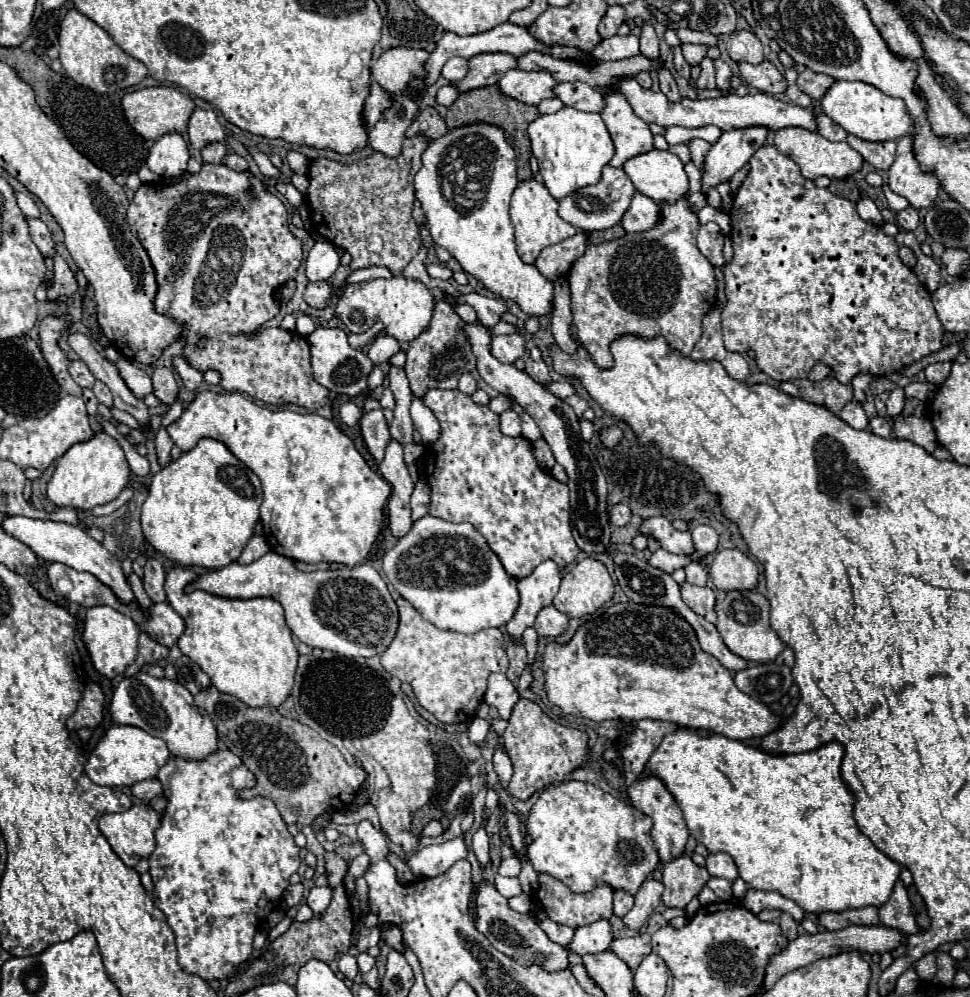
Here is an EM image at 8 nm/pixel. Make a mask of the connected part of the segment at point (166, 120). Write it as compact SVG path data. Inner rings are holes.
M145 87L145 89L137 89L133 93L125 93L121 99L125 117L129 121L129 125L143 137L143 139L157 139L159 135L165 133L185 133L187 131L187 121L195 109L195 103L189 95L181 93L175 87Z

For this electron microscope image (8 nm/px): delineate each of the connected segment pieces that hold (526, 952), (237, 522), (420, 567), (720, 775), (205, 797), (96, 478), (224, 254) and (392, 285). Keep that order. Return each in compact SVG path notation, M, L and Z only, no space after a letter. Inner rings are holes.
M481 883L477 891L477 929L491 941L495 949L499 949L503 955L515 959L523 967L541 965L545 971L563 971L569 969L567 949L559 943L553 943L543 929L529 917L513 911L507 905L507 899L499 895L493 883Z
M201 439L191 451L151 477L149 497L141 509L143 535L173 563L221 569L237 561L253 537L261 501L259 477L225 443Z
M425 515L415 521L411 531L403 535L397 545L385 553L383 571L395 591L407 599L423 619L445 631L477 633L487 627L507 625L515 607L519 607L517 581L507 575L499 557L487 545L487 539L471 523L449 523L445 519Z
M681 727L673 733L667 733L661 741L661 745L657 747L657 751L651 755L651 759L645 765L645 771L641 777L653 775L657 779L661 779L667 787L667 791L673 795L673 799L677 801L677 805L683 811L685 823L689 833L707 847L709 853L729 853L733 857L733 861L737 863L739 869L739 877L753 889L763 889L763 891L779 891L783 897L793 899L803 911L807 913L819 913L819 911L845 911L845 909L855 909L855 907L867 907L867 905L883 905L887 901L887 895L891 895L891 887L895 885L895 879L899 879L901 873L901 865L895 863L893 859L889 859L883 851L879 851L871 839L867 835L863 835L853 819L853 805L855 805L855 797L853 793L847 789L847 785L841 779L841 759L843 759L843 745L833 741L827 743L815 751L805 751L805 753L791 753L791 755L771 755L759 747L749 747L743 741L733 741L727 739L723 735L711 733L711 735L701 735L697 729L689 729L689 727Z
M217 749L215 753L207 755L207 759L181 759L181 757L175 757L171 755L169 761L161 767L161 771L157 773L157 779L161 781L163 785L163 795L167 799L167 807L163 811L163 817L161 817L161 825L159 829L155 831L155 839L157 839L157 847L155 851L149 855L149 873L153 877L153 883L155 883L155 889L153 889L153 901L155 901L155 907L161 909L167 917L167 923L169 927L173 929L175 933L175 941L177 941L177 951L179 951L179 965L185 973L195 973L199 977L203 977L205 981L211 981L211 979L225 979L229 977L237 965L241 965L243 961L249 959L251 951L253 951L253 935L255 931L261 927L261 923L265 923L267 915L277 907L281 905L281 897L283 897L283 891L289 887L289 877L299 869L301 865L301 857L299 857L299 847L295 845L293 841L293 835L289 833L285 821L281 819L277 807L273 801L265 799L265 797L253 797L253 799L239 799L237 793L241 789L249 789L255 785L255 775L243 765L243 761L229 749Z
M99 431L85 443L71 445L65 455L59 457L57 469L47 485L47 497L57 507L71 507L71 509L93 509L97 505L105 505L113 501L129 483L129 465L121 445L109 437L107 433Z
M205 163L199 173L185 175L171 185L159 189L149 183L141 185L129 203L126 221L137 233L155 269L155 311L183 325L183 353L193 369L201 373L215 369L221 373L221 387L225 391L247 393L269 405L293 403L307 411L317 411L329 401L329 391L313 379L307 339L285 329L259 331L263 323L279 315L275 289L297 275L299 261L303 259L301 241L287 227L289 215L285 205L259 179L249 171L237 173L227 165Z
M391 277L345 287L337 301L335 315L351 333L365 333L375 321L383 321L385 333L397 339L399 343L407 345L411 343L411 339L419 335L419 331L423 331L423 327L427 327L427 323L431 321L433 307L435 307L433 293L421 281Z

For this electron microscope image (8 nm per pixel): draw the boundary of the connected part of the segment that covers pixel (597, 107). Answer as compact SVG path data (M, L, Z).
M575 81L575 83L559 83L555 87L555 95L569 107L575 107L579 111L589 113L601 113L605 107L603 93L595 87L589 87L587 83Z

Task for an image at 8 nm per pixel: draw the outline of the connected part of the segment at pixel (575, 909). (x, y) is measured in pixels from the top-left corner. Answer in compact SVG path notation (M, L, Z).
M539 875L539 889L533 893L533 901L543 907L543 911L547 913L549 919L553 919L555 923L569 925L573 929L589 925L589 923L595 923L595 921L603 919L603 915L611 915L613 913L613 889L611 887L597 885L593 891L577 895L577 893L569 891L557 879L551 879L549 875Z

